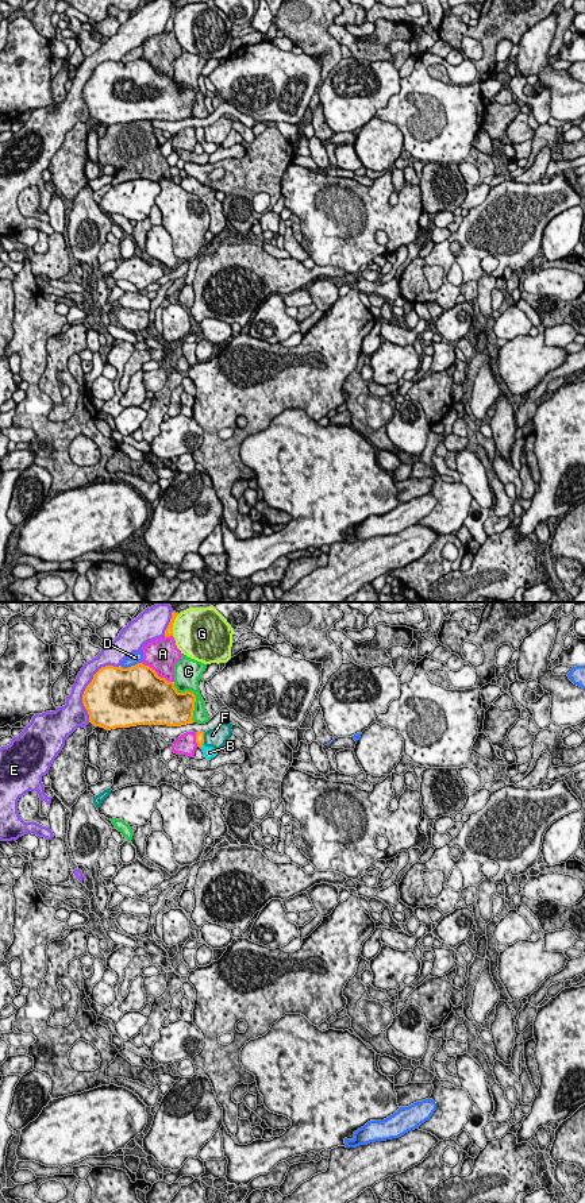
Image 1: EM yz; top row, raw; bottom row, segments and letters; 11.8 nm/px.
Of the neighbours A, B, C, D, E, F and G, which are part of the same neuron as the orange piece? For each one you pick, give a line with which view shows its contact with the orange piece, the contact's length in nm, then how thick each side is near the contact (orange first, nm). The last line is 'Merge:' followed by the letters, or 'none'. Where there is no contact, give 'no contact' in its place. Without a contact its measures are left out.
B: meets orange in yz; contact 90 nm long; 100 nm thick on the orange side, 140 nm on the other
Merge: B

